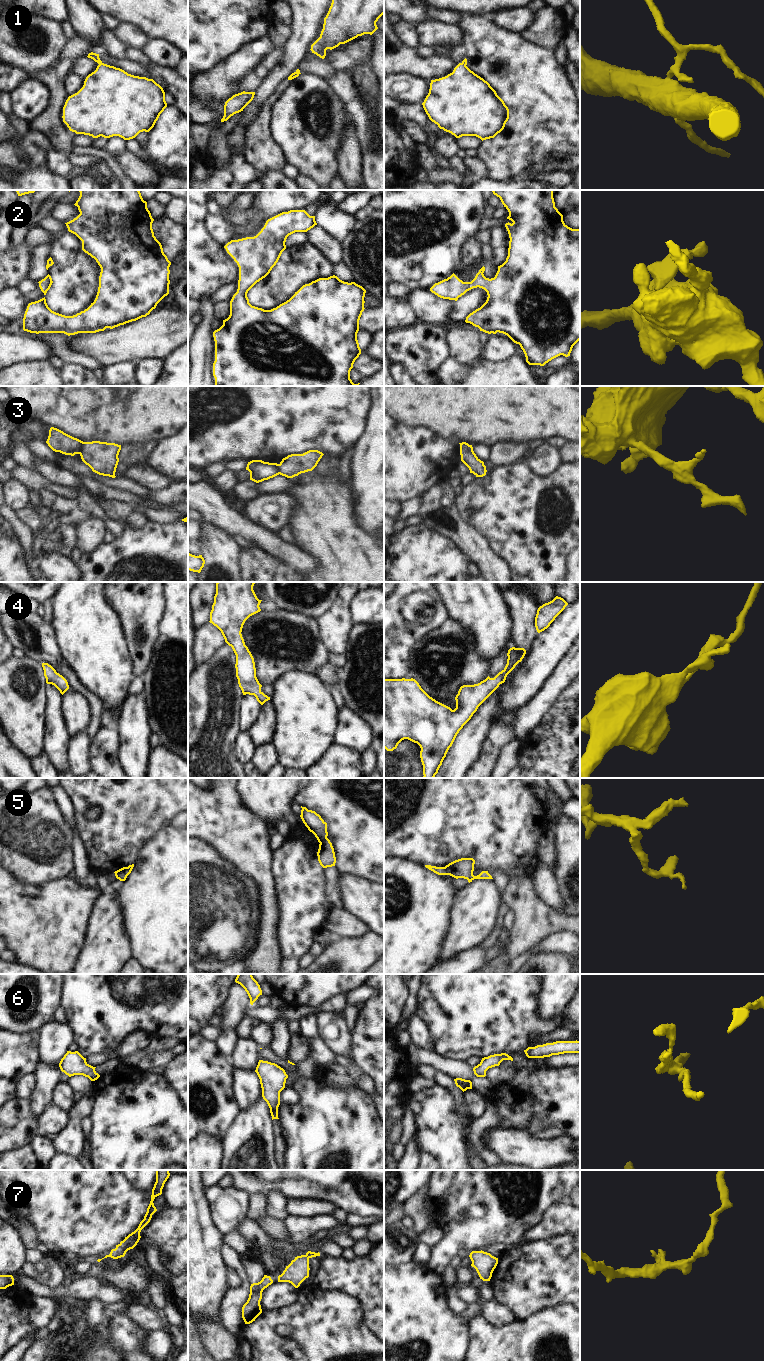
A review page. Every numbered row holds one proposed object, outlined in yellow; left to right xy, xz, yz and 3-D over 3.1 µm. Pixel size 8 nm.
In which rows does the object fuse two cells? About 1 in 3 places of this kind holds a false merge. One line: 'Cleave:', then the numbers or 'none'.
Cleave: 3, 5

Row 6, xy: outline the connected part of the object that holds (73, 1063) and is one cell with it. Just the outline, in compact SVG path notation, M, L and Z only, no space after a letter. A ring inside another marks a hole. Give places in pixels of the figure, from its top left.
M67 1051L59 1063L59 1067L69 1077L83 1075L91 1081L97 1080L100 1075L95 1071L96 1067L89 1065L78 1051Z

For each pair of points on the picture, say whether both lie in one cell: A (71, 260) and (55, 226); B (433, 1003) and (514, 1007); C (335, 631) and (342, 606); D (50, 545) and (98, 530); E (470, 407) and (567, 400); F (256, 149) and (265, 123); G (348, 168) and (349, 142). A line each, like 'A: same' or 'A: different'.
A: different
B: same
C: same
D: different
E: same
F: same
G: same

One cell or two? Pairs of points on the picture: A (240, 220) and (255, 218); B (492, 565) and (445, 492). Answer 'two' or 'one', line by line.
A: one
B: one

